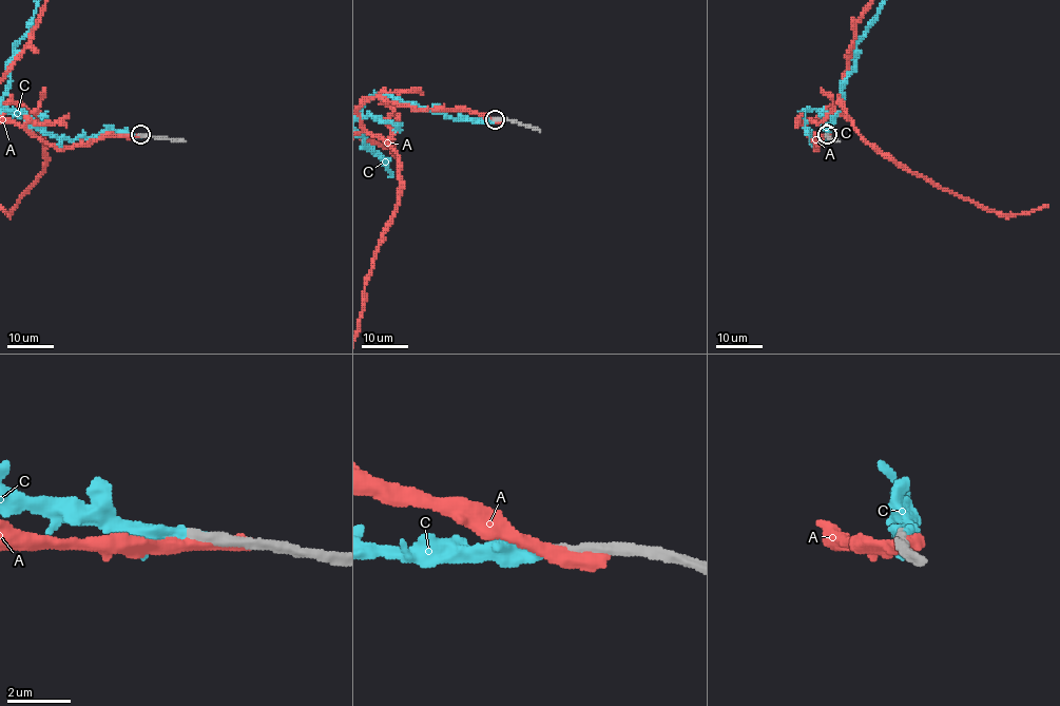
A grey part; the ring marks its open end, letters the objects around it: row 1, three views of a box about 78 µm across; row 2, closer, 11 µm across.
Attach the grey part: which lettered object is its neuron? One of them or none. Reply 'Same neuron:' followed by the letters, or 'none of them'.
Same neuron: C

